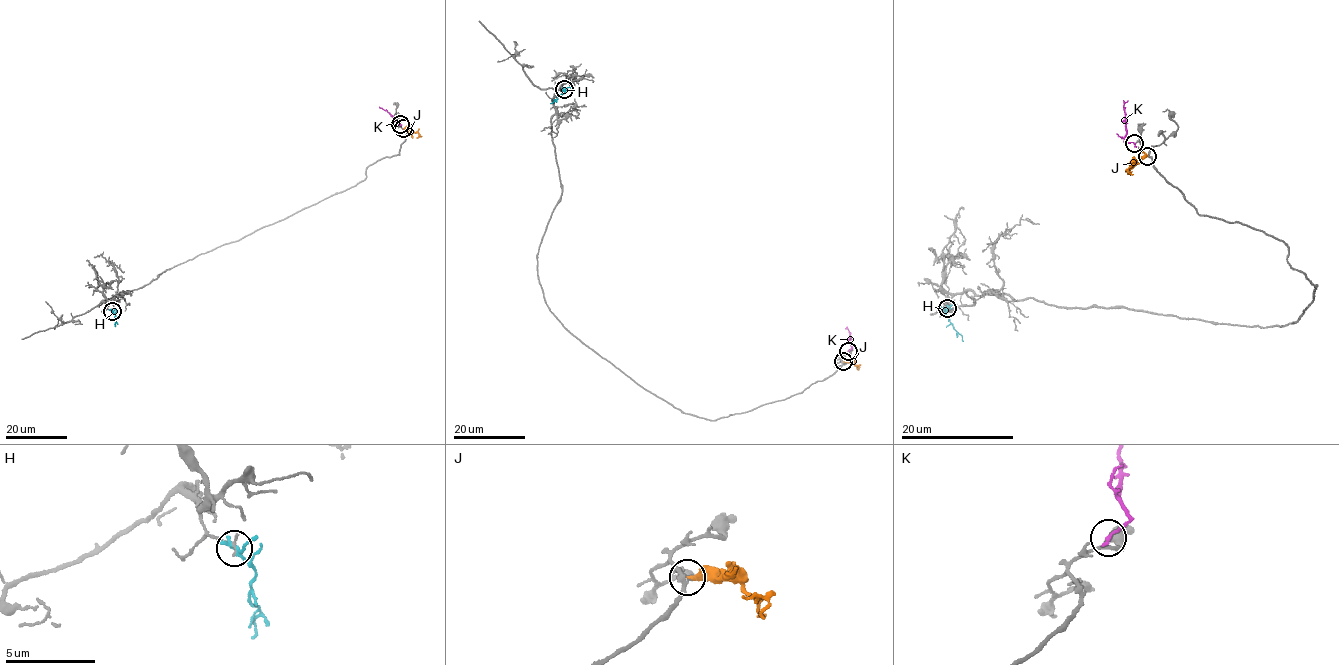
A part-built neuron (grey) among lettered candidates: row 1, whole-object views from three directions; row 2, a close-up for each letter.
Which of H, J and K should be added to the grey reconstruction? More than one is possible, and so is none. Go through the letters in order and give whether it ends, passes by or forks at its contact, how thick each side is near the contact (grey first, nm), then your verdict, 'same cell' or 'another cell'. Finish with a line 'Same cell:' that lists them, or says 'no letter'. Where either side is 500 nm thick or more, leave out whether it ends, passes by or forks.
H: it passes by; calibres 180 and 220 nm; another cell
J: it passes by; calibres 200 and 240 nm; same cell
K: it ends; calibres 130 and 200 nm; another cell
Same cell: J

